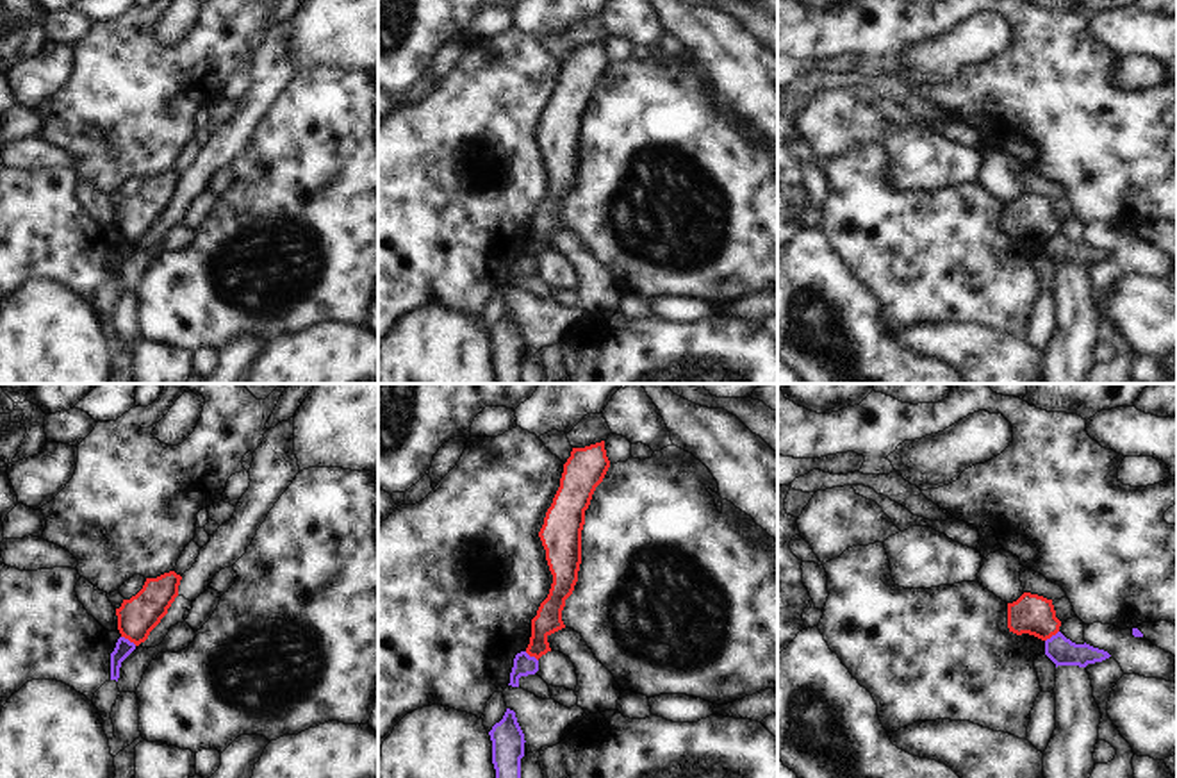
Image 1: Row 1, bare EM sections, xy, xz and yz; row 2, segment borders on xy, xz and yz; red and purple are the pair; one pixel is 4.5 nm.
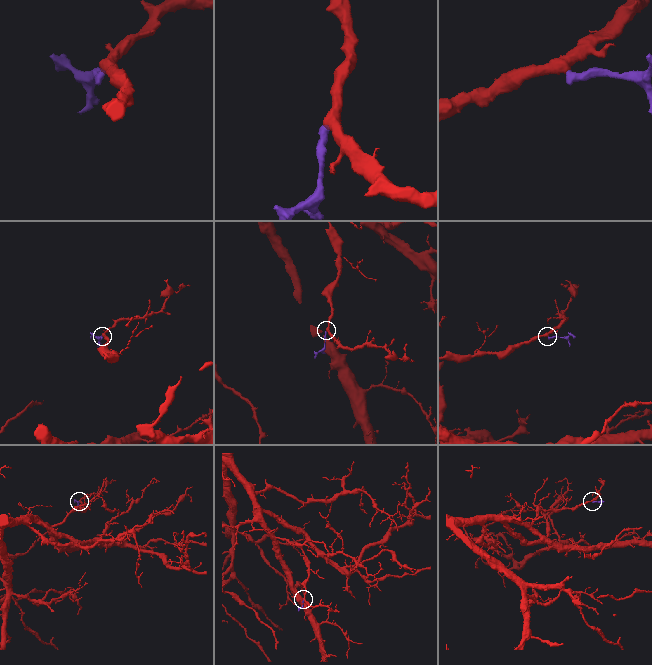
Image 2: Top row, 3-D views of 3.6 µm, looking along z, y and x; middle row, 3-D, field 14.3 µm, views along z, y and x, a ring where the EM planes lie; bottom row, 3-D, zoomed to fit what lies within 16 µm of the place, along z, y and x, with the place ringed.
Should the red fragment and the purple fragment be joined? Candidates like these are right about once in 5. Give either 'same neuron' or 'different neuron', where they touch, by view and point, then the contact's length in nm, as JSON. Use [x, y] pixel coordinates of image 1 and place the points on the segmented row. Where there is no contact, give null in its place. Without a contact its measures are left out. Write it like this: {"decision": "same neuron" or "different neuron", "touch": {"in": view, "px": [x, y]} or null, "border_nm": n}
{"decision": "different neuron", "touch": {"in": "xy", "px": [129, 639]}, "border_nm": 80}

